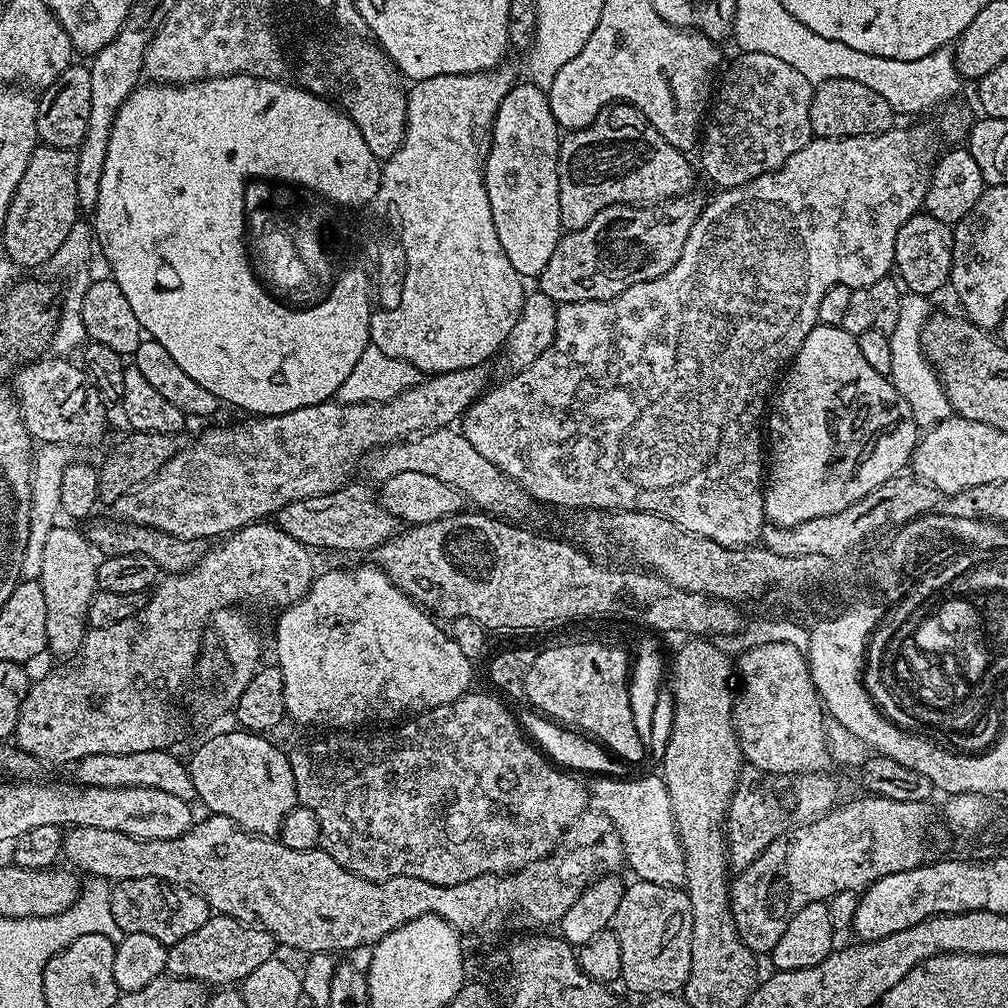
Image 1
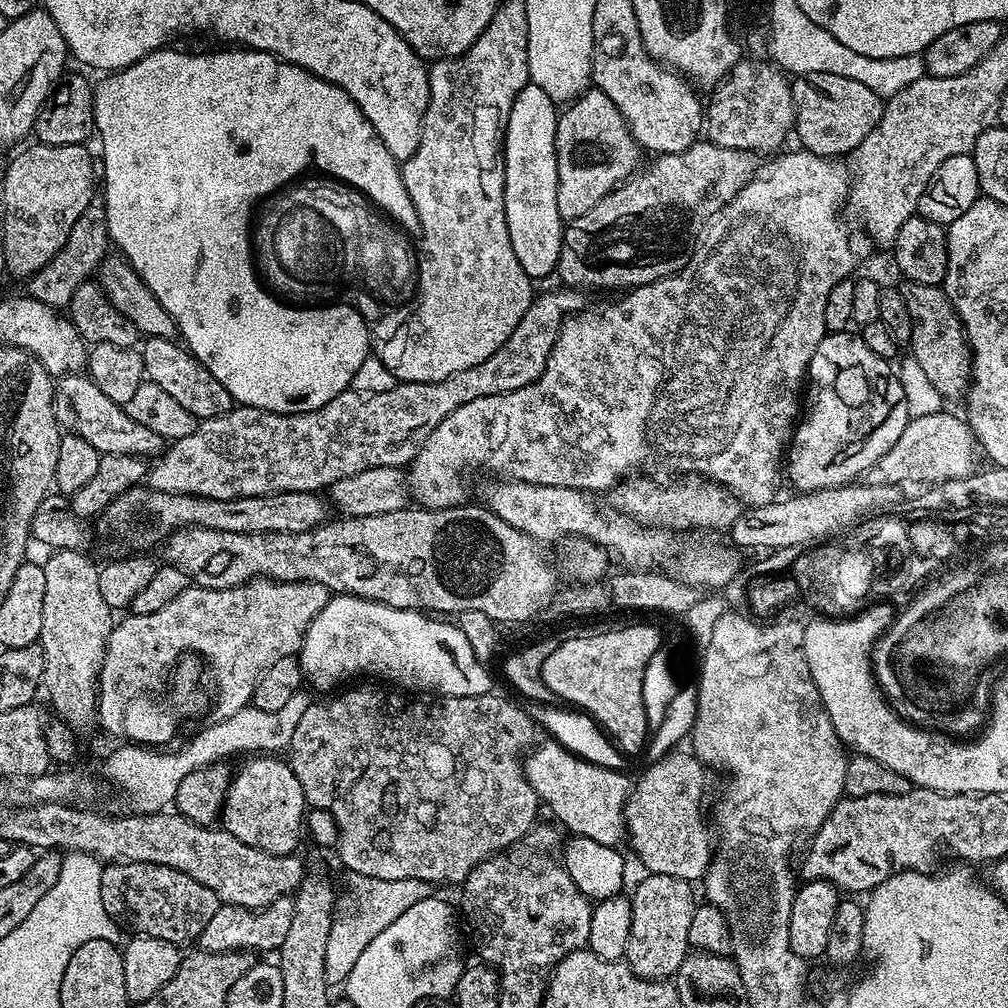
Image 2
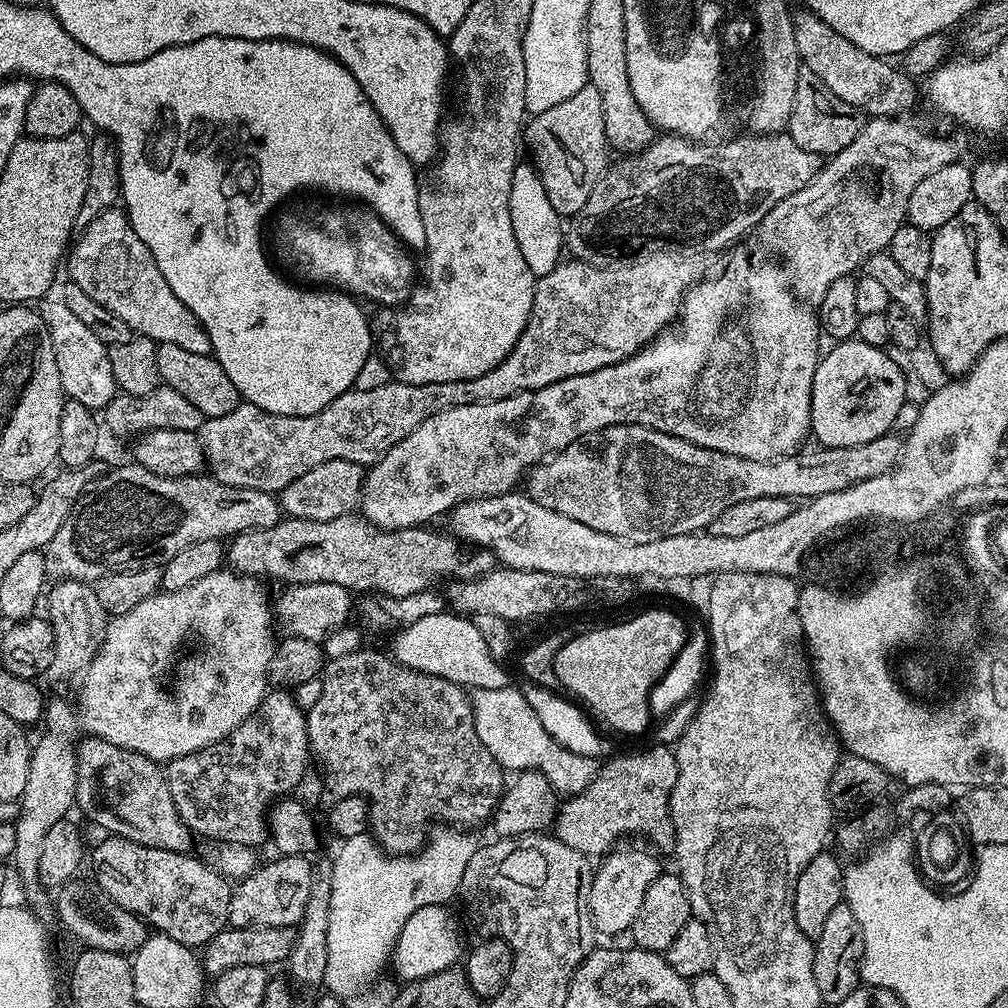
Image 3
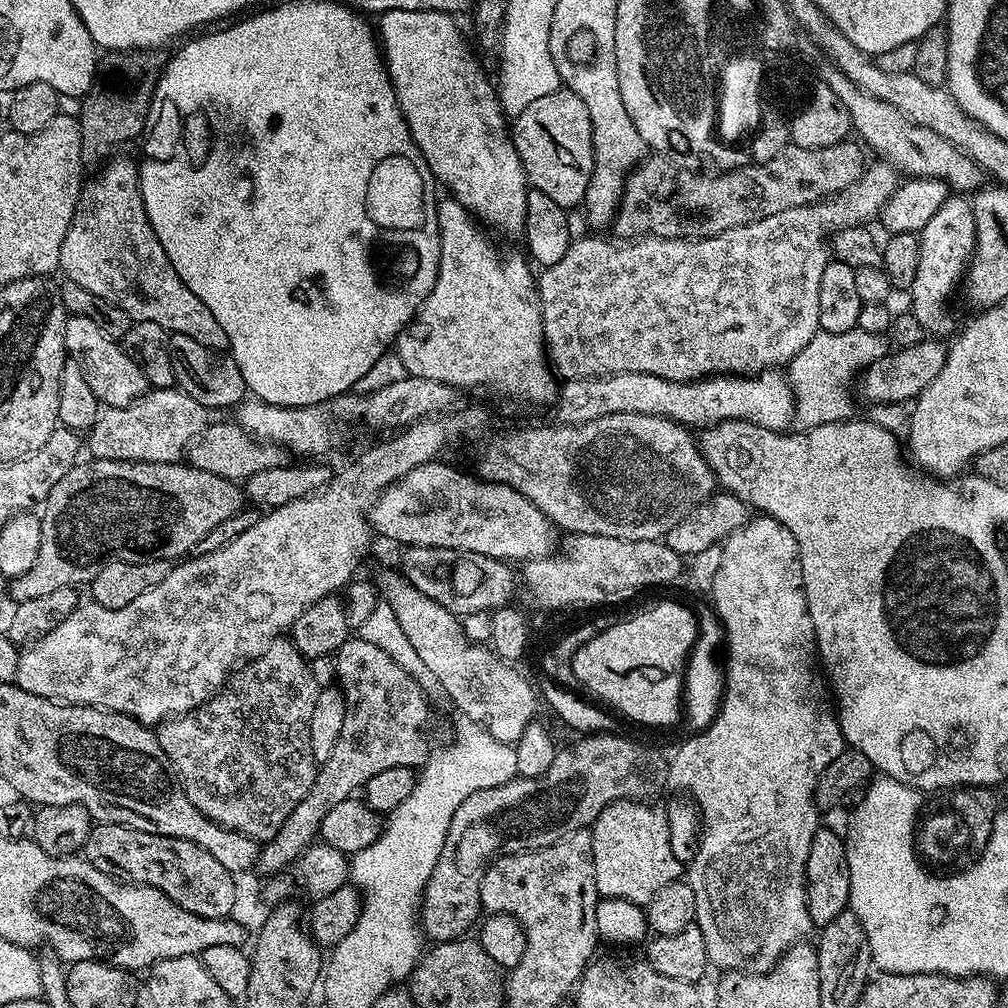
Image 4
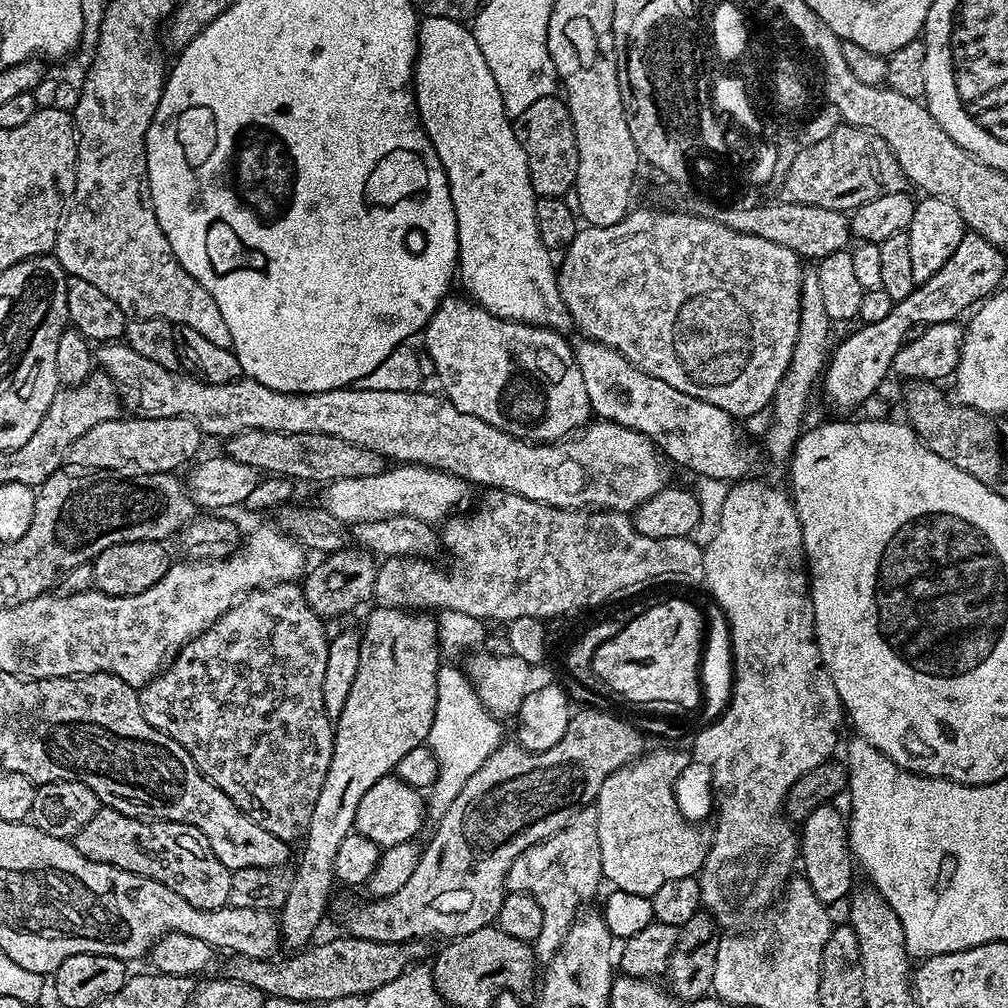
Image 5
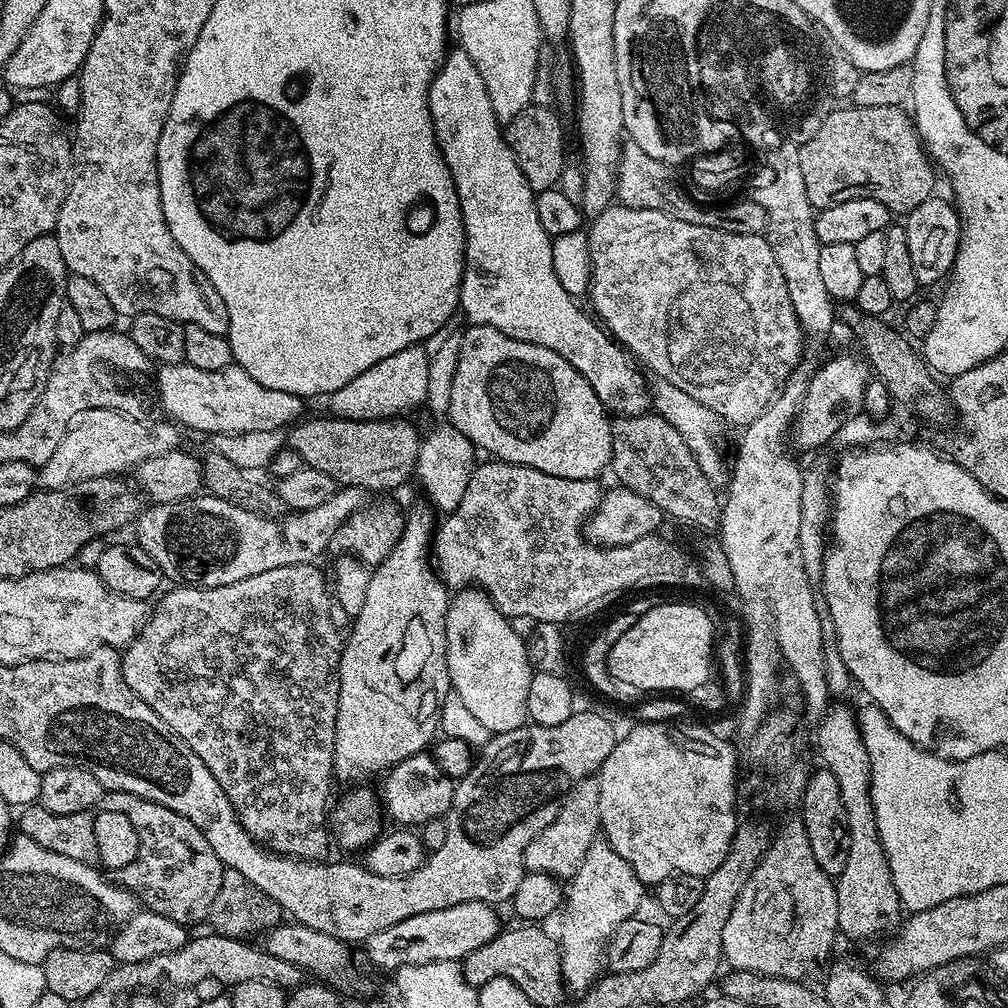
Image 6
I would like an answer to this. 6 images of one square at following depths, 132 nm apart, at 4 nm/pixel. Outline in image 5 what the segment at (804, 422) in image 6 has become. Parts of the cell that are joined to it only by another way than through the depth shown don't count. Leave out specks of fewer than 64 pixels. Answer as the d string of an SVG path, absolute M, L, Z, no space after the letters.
M965 231L962 242L958 242L958 250L946 258L946 266L942 266L938 274L917 284L904 300L895 301L890 314L886 314L882 322L856 326L840 346L838 344L833 349L822 376L822 388L824 384L829 402L836 408L859 409L866 398L877 395L881 391L880 383L892 372L894 354L898 354L898 350L906 343L906 337L913 331L911 328L920 323L927 326L959 321L964 311L967 313L975 309L1005 283L1004 260L1005 253L1000 252L989 240L977 232Z

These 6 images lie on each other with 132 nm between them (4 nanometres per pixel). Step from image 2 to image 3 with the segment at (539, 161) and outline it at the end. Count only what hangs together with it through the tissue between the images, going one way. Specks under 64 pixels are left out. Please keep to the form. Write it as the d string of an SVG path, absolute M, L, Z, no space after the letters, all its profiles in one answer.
M517 163L510 178L510 226L514 226L514 238L518 238L518 250L522 250L522 258L526 258L526 266L530 266L532 273L539 278L550 274L550 270L554 270L557 264L561 263L560 251L563 253L566 248L566 228L562 223L562 217L556 213L554 206L550 206L550 198L546 198L546 186L542 184L535 163L527 163Z

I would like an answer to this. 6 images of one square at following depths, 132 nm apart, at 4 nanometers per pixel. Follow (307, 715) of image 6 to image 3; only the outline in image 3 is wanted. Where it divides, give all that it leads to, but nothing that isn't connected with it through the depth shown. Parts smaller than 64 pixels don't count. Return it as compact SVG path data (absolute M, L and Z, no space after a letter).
M288 690L269 691L254 710L254 714L243 720L229 739L219 740L194 754L167 761L170 798L174 798L180 820L197 837L205 836L208 840L216 840L212 842L217 845L241 844L247 848L257 846L263 840L265 843L269 839L268 813L272 805L281 798L291 797L310 768L308 718L305 709L300 709L292 701L292 696L293 693Z

